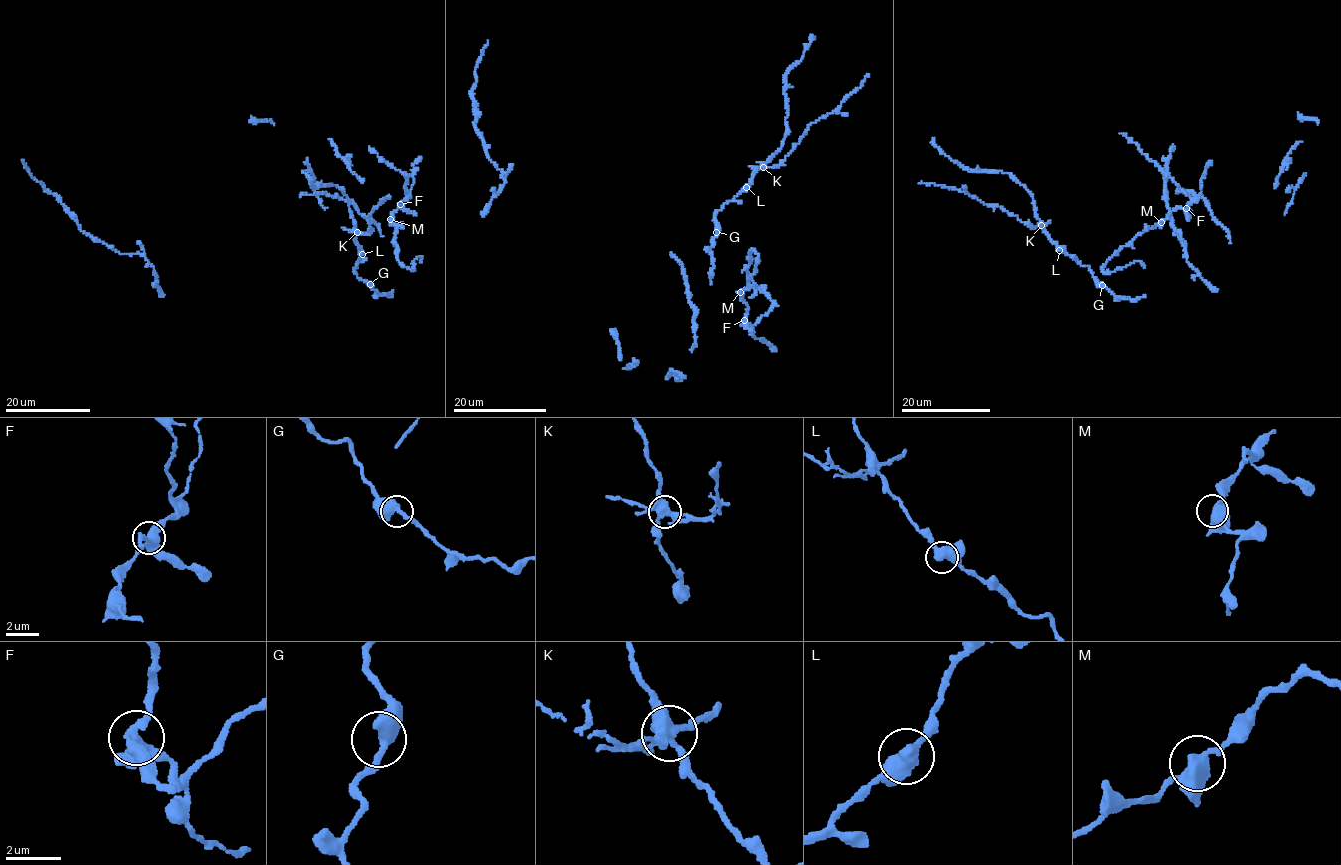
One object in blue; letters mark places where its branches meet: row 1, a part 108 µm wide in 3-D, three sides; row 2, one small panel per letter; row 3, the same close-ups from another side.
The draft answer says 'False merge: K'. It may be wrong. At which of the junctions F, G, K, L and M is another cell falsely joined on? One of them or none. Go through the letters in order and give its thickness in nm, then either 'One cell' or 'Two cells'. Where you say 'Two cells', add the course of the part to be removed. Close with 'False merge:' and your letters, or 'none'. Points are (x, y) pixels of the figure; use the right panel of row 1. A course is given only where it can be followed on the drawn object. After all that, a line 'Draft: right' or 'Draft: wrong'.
F: Thickness 360 nm. One cell
G: Thickness 480 nm. One cell
K: Thickness 400 nm. Two cells. Course of the part to remove: (1041, 225), (1032, 227), (998, 206), (988, 206), (961, 191), (917, 183)
L: Thickness 440 nm. One cell
M: Thickness 420 nm. One cell
False merge: K
Draft: right

